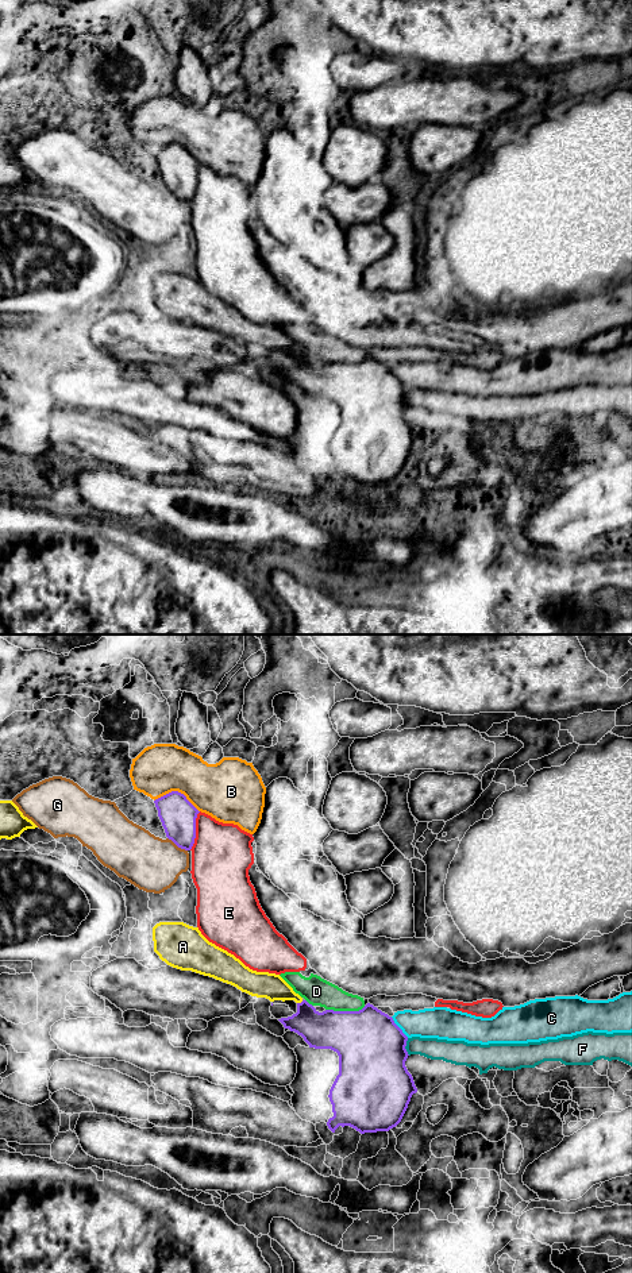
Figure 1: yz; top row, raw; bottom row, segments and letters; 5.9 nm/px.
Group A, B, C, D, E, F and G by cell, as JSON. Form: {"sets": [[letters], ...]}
{"sets": [["A", "F"], ["B"], ["C", "D"], ["E"], ["G"]]}

